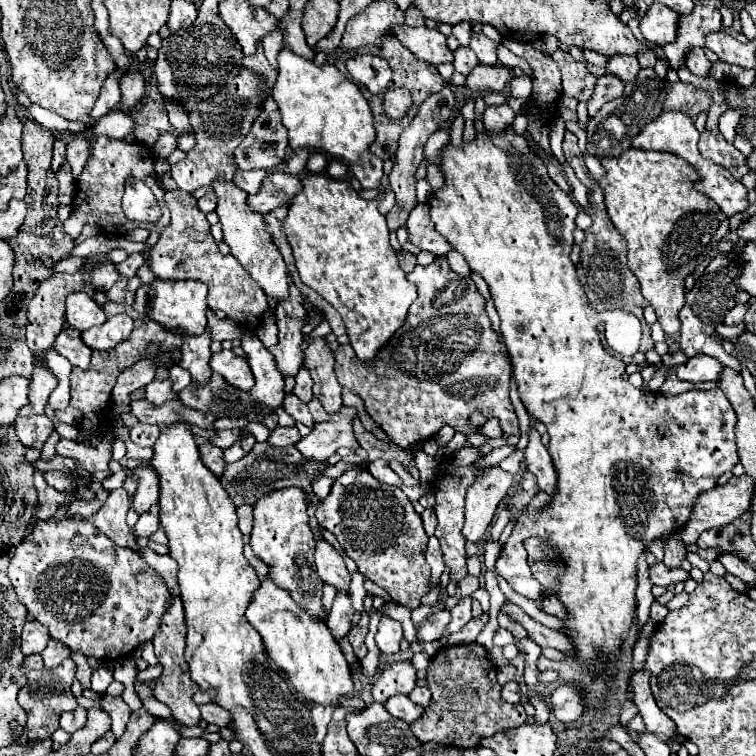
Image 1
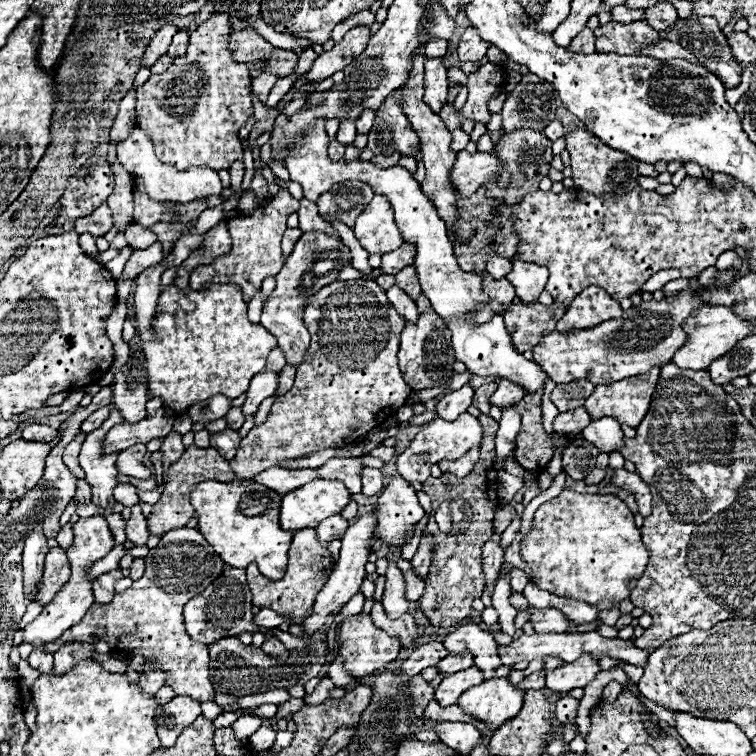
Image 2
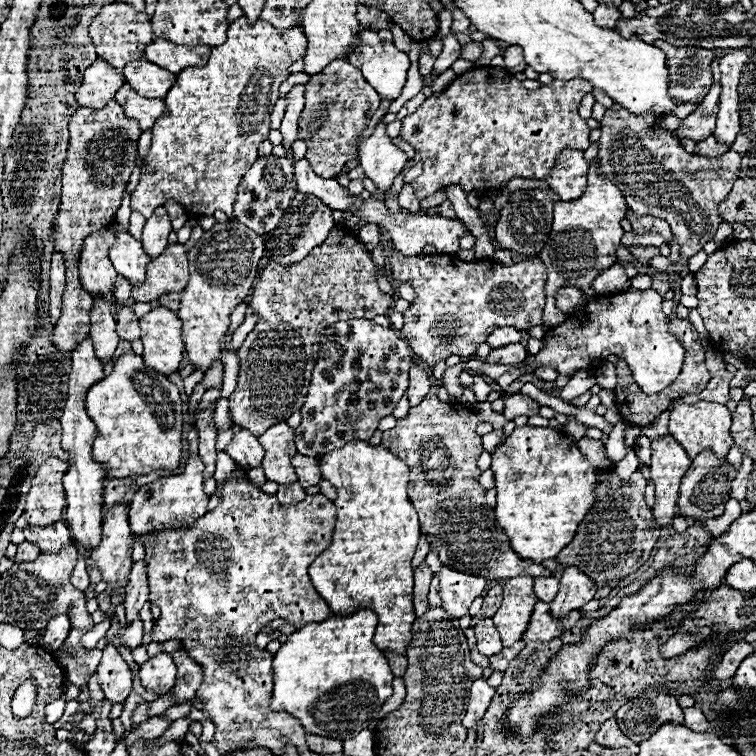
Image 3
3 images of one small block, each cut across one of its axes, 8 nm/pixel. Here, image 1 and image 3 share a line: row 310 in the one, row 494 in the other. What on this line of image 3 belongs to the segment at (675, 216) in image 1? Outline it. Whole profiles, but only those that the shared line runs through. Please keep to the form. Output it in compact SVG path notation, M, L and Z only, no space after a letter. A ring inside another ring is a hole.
M672 434L652 440L650 472L652 472L652 480L656 482L656 504L652 508L652 514L660 526L670 524L670 520L676 516L680 482L688 466L690 466L690 458Z

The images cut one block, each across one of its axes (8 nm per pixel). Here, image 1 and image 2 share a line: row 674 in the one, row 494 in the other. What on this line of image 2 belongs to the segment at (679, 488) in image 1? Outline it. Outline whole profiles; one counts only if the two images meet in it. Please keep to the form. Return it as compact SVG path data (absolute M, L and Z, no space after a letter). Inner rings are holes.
M562 490L560 496L544 502L536 510L532 530L524 536L520 552L538 588L588 602L598 610L618 608L630 596L650 556L640 538L634 514L624 500L574 490Z

